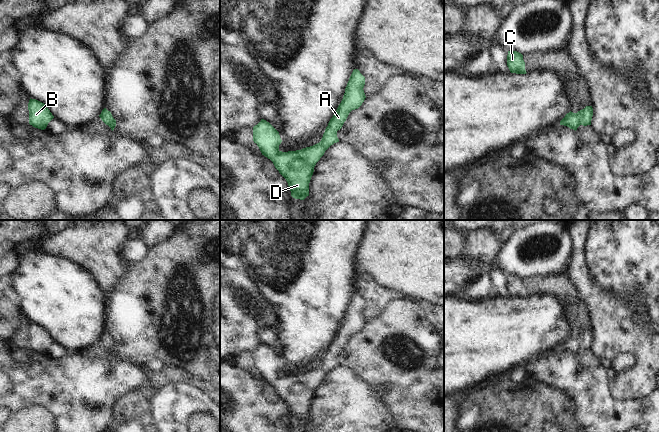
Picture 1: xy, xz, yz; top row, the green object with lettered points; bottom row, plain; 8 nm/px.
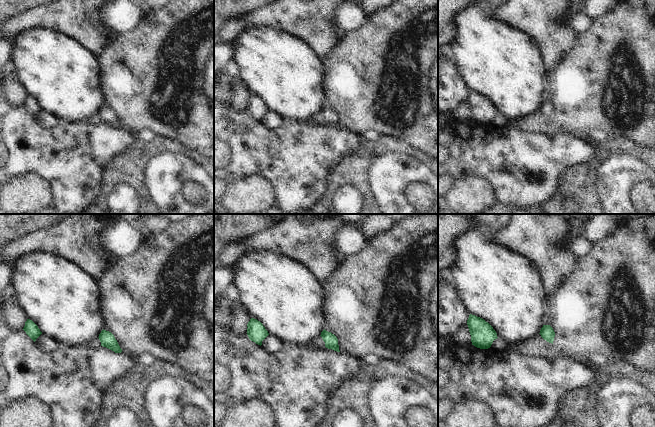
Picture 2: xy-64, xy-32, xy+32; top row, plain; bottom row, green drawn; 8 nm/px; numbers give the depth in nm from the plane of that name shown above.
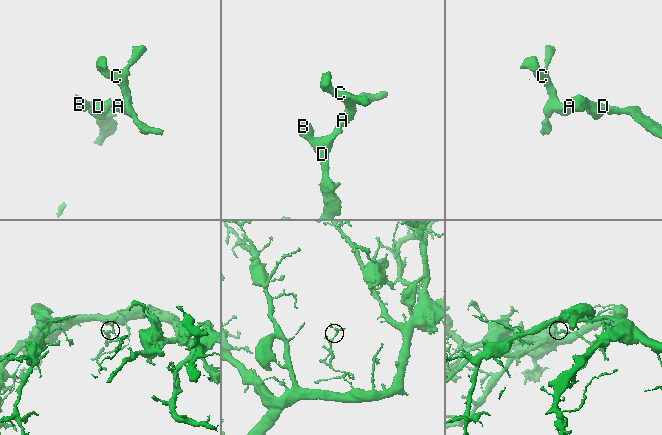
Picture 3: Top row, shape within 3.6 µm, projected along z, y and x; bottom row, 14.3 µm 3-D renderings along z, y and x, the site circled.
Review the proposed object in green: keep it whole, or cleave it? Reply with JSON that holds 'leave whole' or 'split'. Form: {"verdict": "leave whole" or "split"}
{"verdict": "leave whole"}

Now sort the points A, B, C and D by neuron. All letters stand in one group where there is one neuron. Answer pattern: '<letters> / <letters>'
A B C D

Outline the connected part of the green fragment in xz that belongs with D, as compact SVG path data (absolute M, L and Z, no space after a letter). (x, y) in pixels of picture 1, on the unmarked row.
M354 293L341 327L330 343L321 365L313 370L296 375L282 376L279 369L282 364L279 356L266 344L253 351L253 365L262 379L270 383L279 397L286 403L291 420L304 424L309 420L309 407L314 391L325 375L339 366L337 355L340 354L352 334L358 333L364 326L365 301Z

